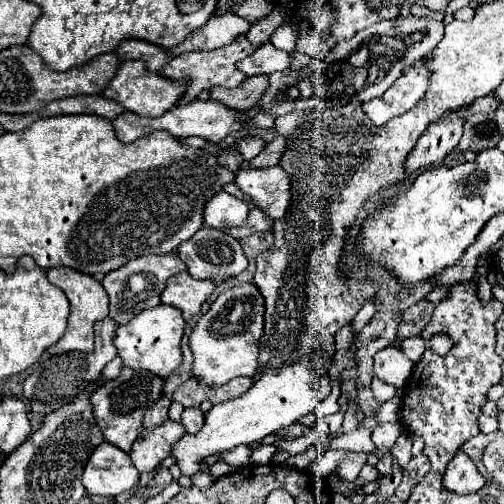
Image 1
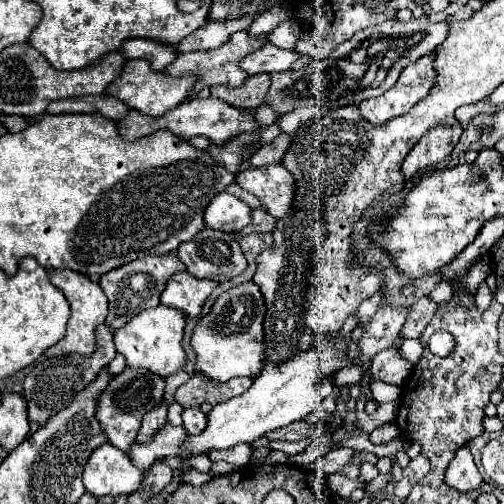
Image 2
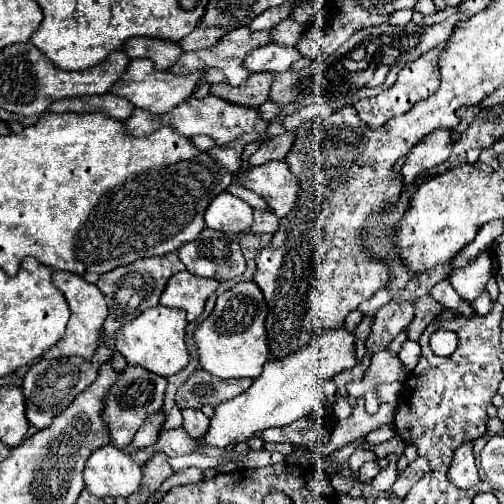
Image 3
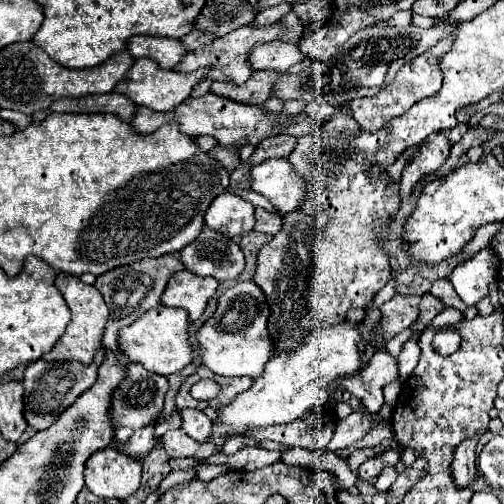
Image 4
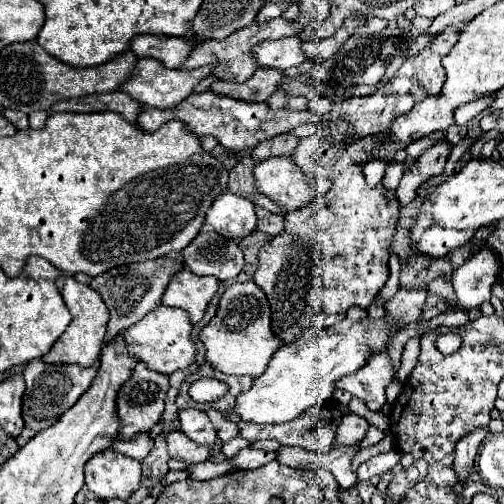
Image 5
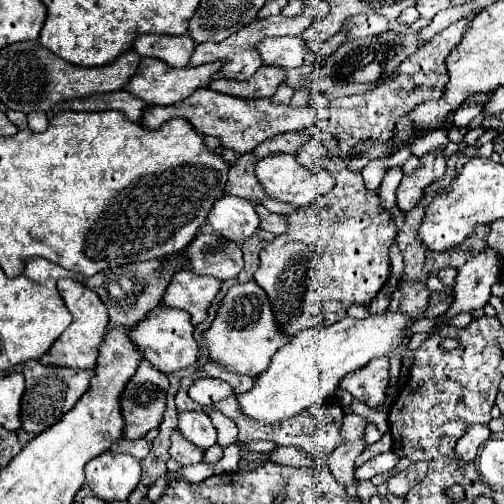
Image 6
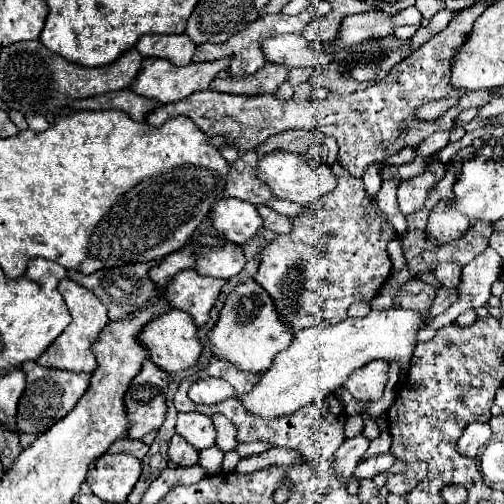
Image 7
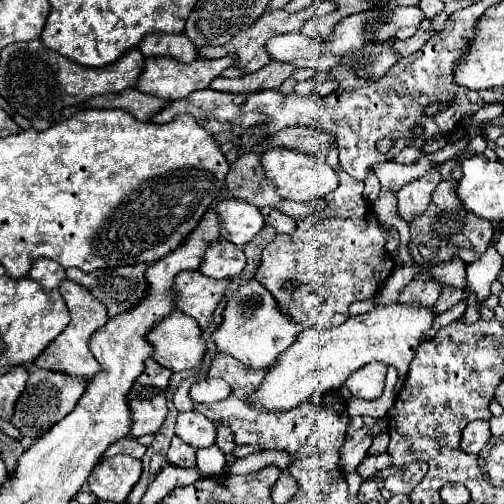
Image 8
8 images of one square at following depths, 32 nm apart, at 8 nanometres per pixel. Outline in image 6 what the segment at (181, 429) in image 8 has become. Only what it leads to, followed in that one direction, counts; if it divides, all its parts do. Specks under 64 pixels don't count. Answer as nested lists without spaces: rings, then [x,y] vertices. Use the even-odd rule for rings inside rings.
[[[180,412],[176,430],[198,448],[206,450],[216,444],[216,428],[204,412]]]

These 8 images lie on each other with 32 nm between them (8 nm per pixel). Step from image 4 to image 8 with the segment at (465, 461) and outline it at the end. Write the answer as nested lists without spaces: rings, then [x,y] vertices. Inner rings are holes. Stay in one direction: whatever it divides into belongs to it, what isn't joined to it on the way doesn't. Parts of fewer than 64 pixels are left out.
[[[474,420],[474,422],[470,422],[464,428],[460,446],[468,454],[478,454],[488,444],[490,438],[492,438],[492,434],[490,434],[490,420]]]

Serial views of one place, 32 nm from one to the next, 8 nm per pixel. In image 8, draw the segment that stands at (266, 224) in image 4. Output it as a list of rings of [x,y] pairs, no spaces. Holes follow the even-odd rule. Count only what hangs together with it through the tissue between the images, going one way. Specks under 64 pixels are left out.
[[[262,208],[260,210],[262,214],[264,214],[264,220],[266,220],[266,224],[270,224],[270,226],[274,226],[280,234],[282,232],[294,232],[296,230],[296,218],[292,218],[292,216],[286,216],[284,212],[280,212],[280,210],[274,210],[274,208]]]

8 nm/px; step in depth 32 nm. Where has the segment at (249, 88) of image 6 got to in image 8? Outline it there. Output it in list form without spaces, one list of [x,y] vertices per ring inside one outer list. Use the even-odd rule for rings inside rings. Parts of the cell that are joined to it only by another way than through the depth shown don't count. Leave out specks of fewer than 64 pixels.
[[[272,60],[264,68],[242,78],[214,78],[210,82],[210,88],[220,92],[256,92],[264,88],[278,88],[286,78],[292,76],[294,70],[296,68],[292,64]]]

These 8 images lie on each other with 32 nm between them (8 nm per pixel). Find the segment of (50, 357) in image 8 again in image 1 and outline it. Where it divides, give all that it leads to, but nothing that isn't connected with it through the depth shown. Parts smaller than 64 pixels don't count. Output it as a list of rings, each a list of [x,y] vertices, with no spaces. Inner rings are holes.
[[[52,268],[48,270],[48,280],[62,288],[66,298],[70,300],[70,318],[68,318],[68,330],[66,334],[52,346],[48,348],[50,356],[64,354],[64,352],[92,352],[94,350],[94,324],[98,320],[104,320],[108,316],[108,296],[98,280],[94,280],[88,274],[76,272],[72,268]]]

